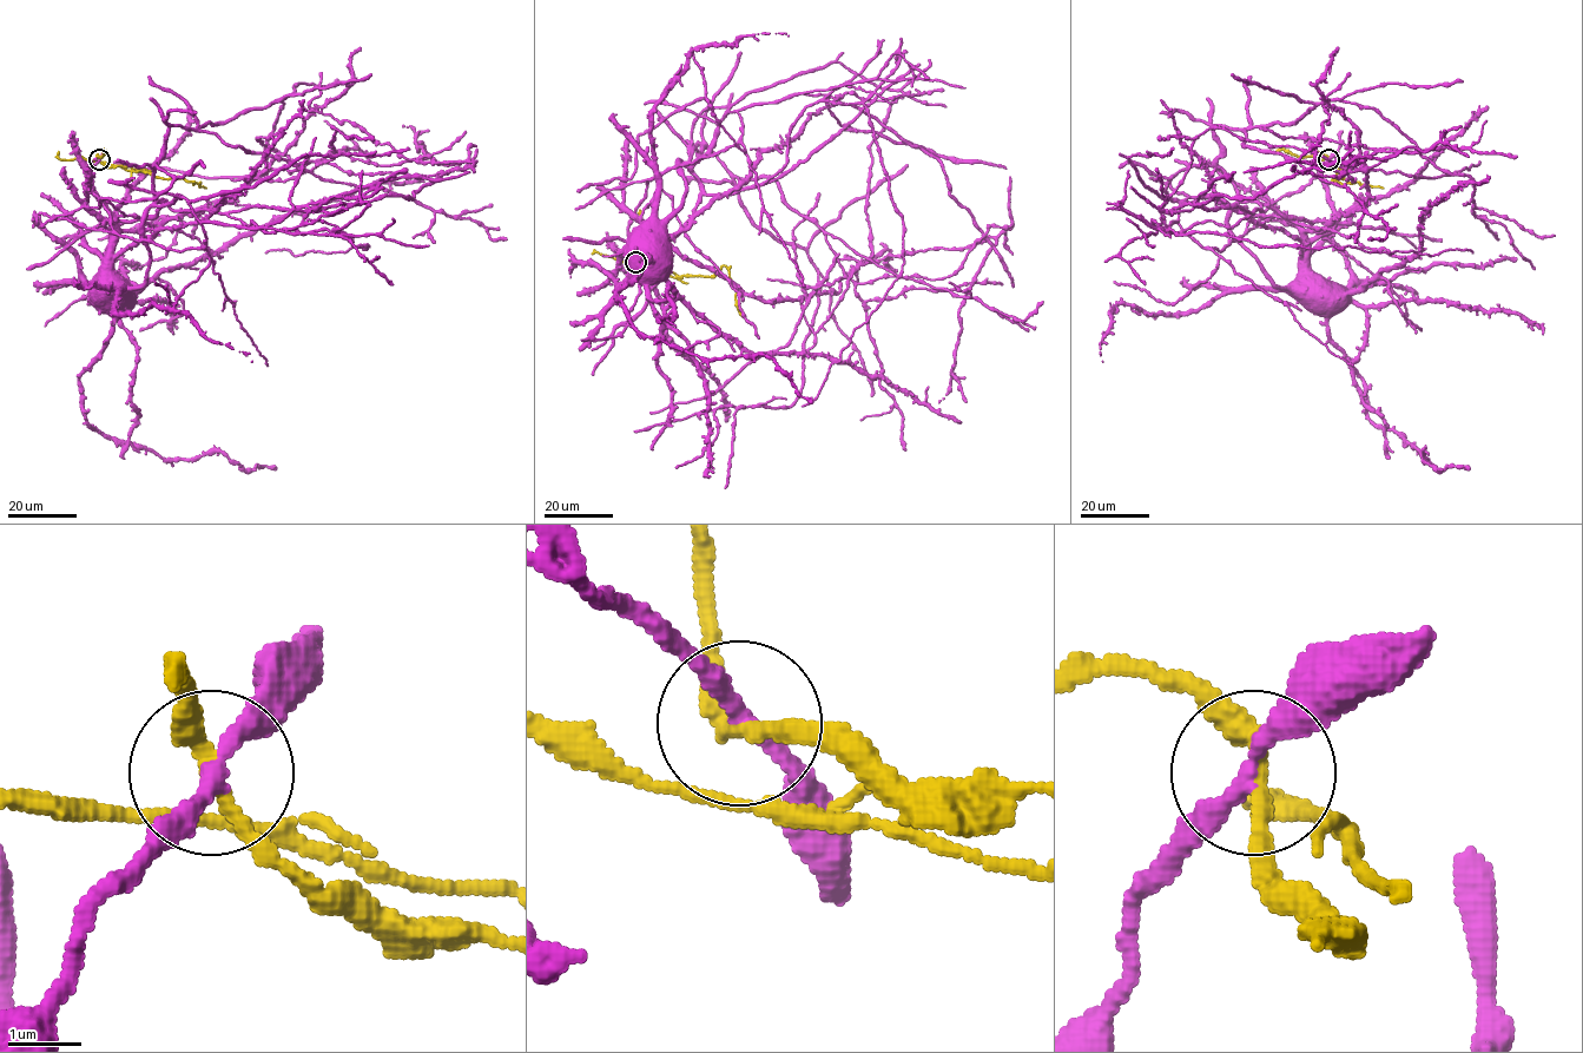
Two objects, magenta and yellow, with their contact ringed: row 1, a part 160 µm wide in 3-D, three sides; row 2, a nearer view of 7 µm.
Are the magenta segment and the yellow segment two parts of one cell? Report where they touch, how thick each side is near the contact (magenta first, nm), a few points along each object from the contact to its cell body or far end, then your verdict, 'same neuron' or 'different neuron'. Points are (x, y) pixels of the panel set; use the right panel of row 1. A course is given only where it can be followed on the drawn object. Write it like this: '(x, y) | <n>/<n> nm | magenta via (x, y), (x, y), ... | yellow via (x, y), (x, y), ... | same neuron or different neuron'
(1328, 159) | 240/240 nm | magenta via (1328, 159), (1321, 176), (1333, 223), (1308, 248), (1297, 285) | yellow via (1328, 159), (1332, 166), (1343, 171), (1343, 179), (1332, 181), (1383, 189) | different neuron

